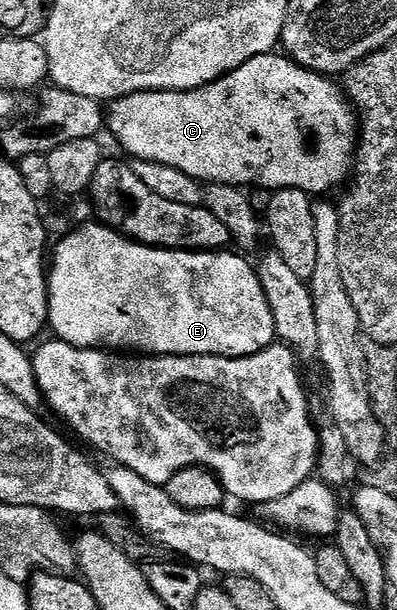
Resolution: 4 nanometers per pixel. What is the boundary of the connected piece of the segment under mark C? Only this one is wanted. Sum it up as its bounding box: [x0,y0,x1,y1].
[106,54,358,194]

